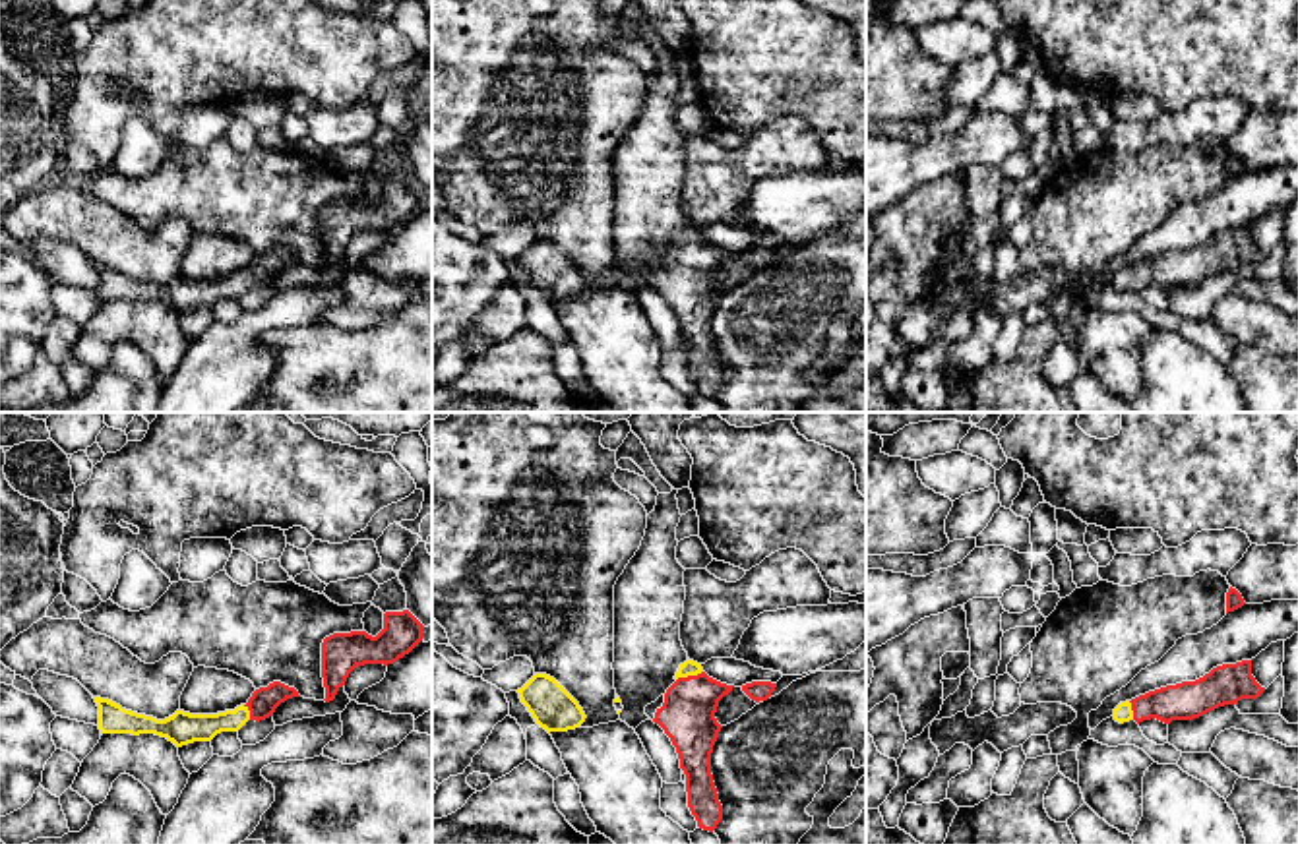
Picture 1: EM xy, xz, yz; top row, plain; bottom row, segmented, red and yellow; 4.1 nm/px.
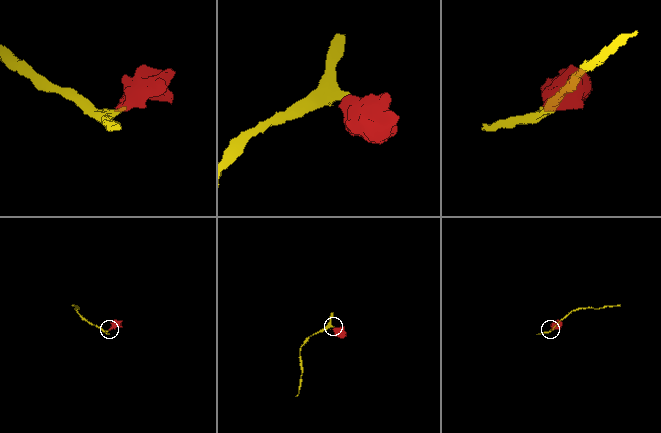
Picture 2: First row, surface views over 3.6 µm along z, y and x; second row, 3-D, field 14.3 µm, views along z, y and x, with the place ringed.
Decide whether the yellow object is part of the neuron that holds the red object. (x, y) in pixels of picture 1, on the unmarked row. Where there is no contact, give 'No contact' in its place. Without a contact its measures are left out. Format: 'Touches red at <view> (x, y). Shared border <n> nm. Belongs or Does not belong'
Touches red at xz (688, 242). Shared border 120 nm. Belongs

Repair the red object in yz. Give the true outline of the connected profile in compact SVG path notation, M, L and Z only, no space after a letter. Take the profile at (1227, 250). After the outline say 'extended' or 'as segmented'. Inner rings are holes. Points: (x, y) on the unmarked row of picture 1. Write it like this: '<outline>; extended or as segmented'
M1252 226L1222 230L1195 248L1166 252L1114 275L1114 286L1124 290L1157 285L1164 290L1172 286L1193 286L1219 273L1236 271L1242 265L1257 265L1261 254L1252 242Z; extended

